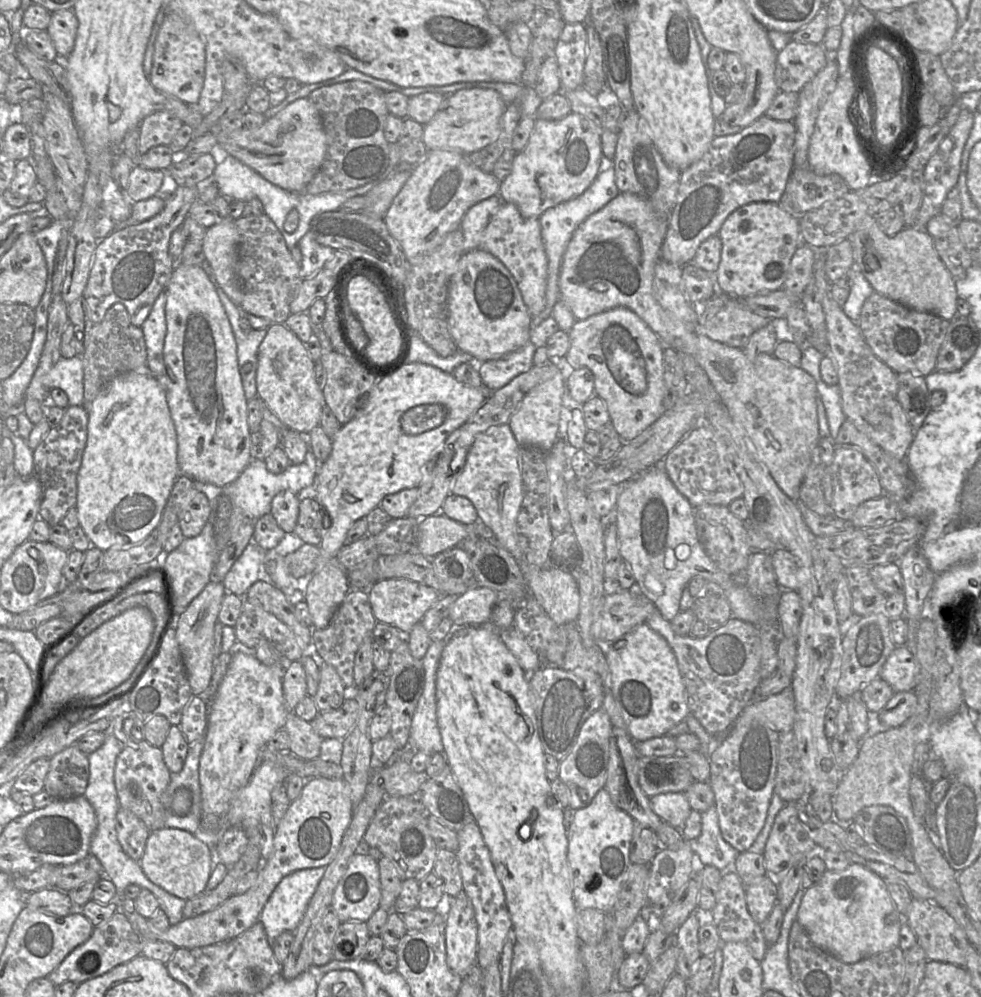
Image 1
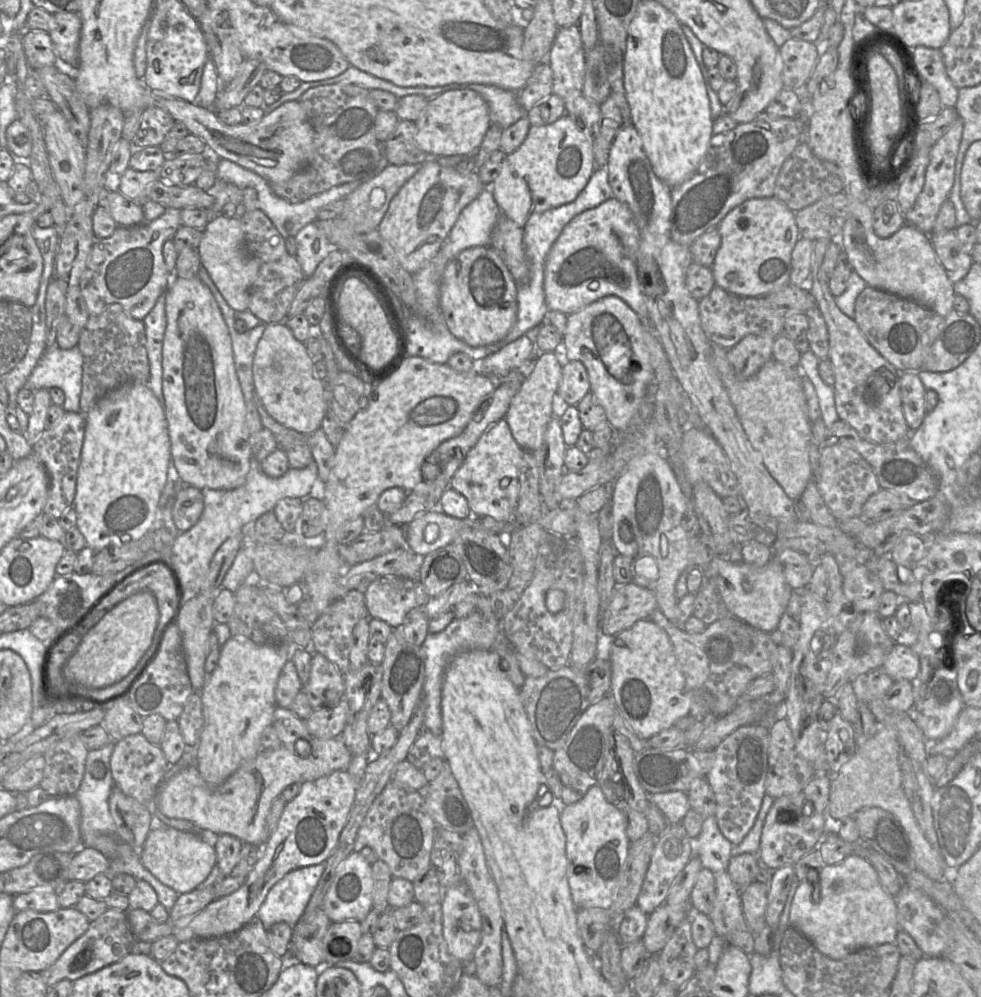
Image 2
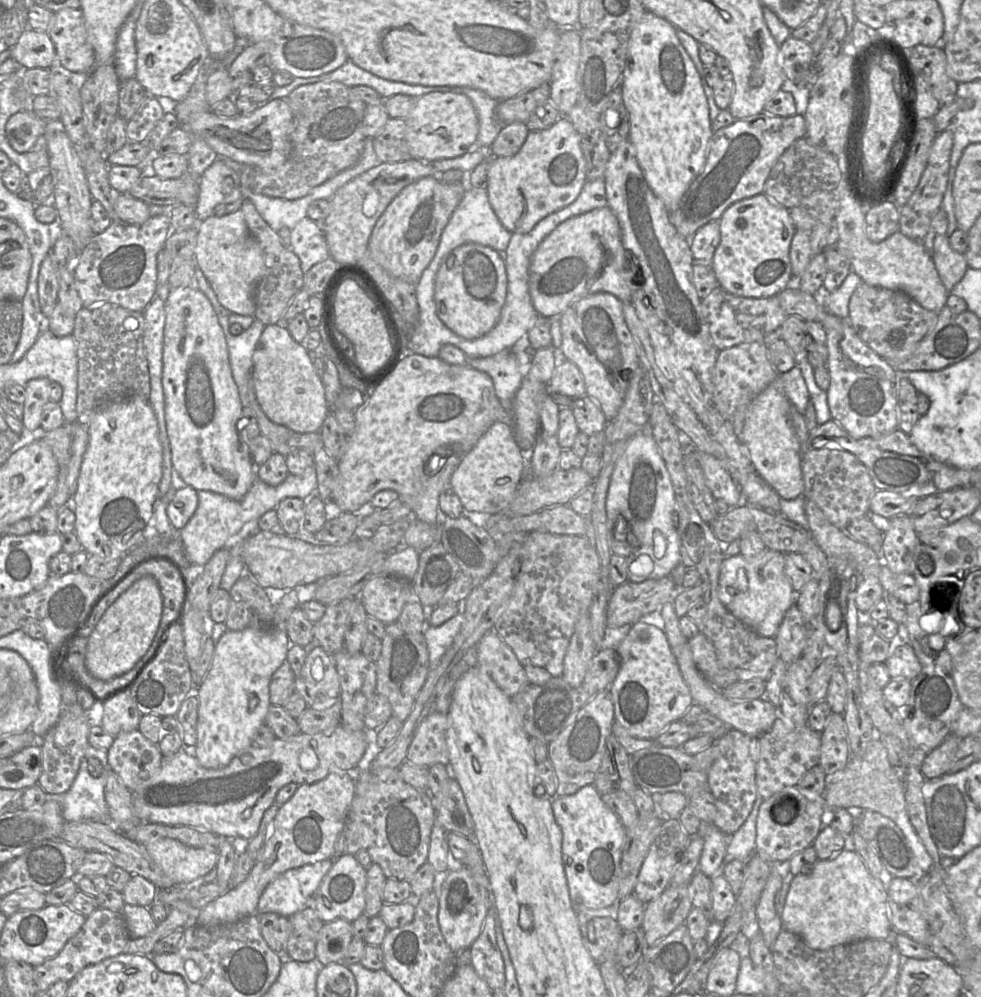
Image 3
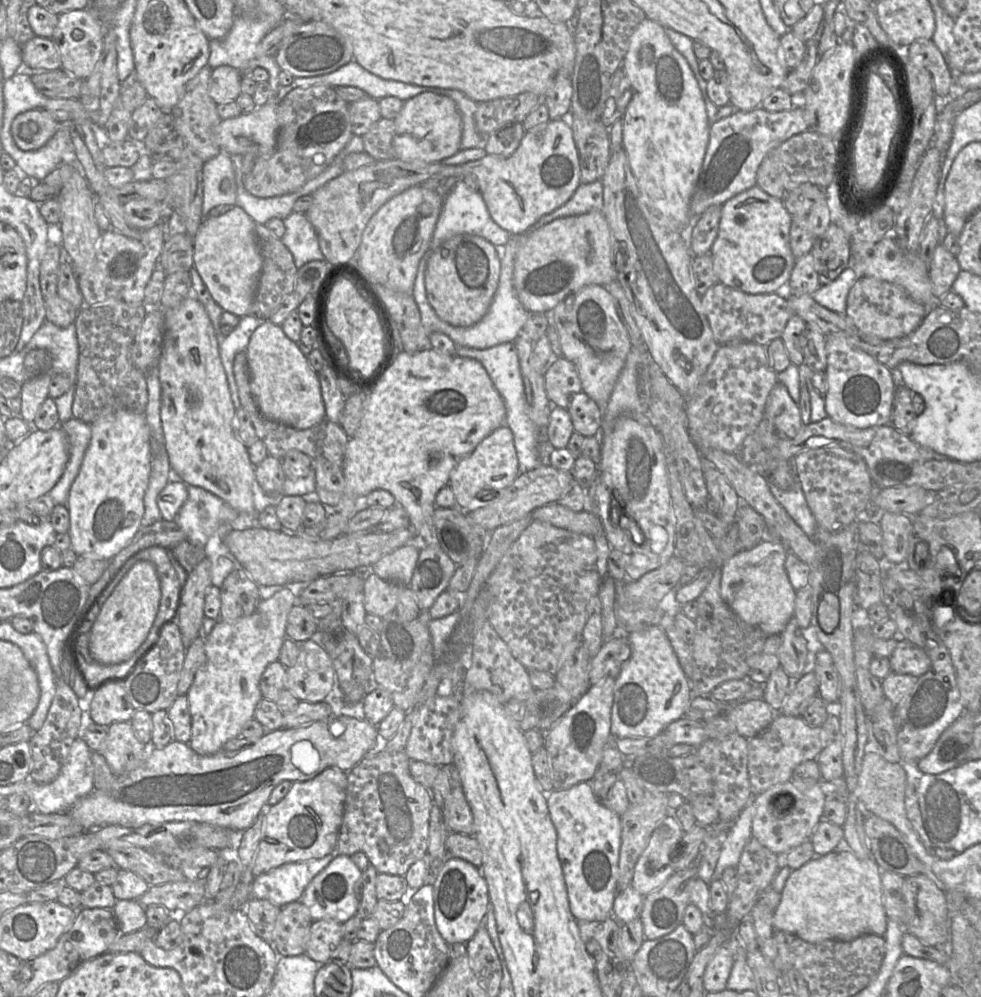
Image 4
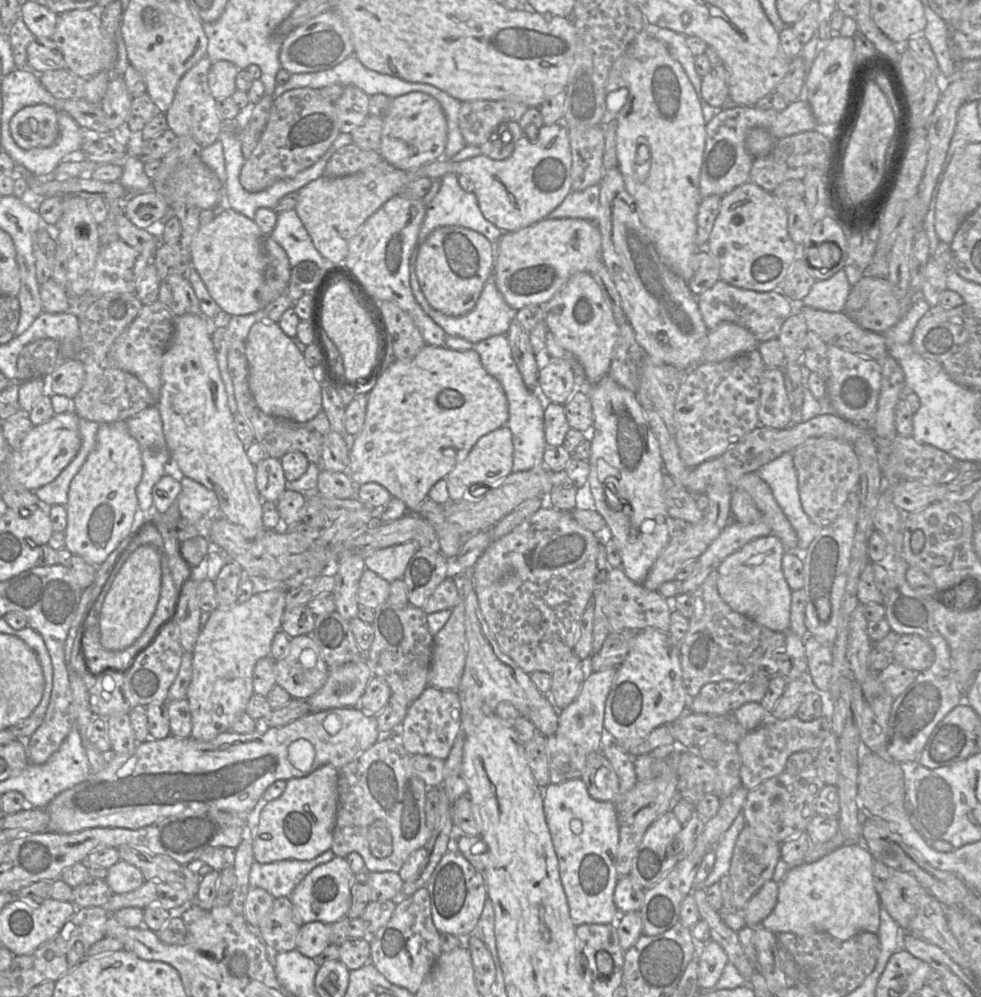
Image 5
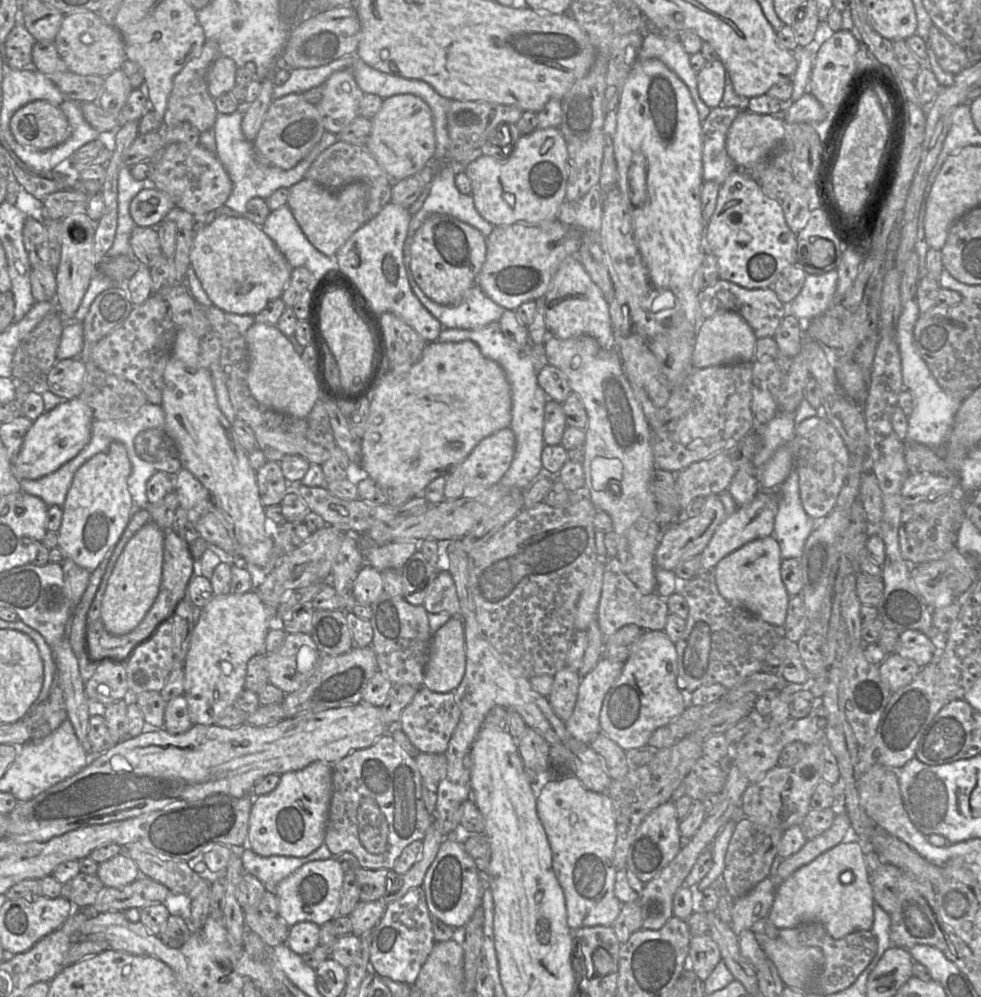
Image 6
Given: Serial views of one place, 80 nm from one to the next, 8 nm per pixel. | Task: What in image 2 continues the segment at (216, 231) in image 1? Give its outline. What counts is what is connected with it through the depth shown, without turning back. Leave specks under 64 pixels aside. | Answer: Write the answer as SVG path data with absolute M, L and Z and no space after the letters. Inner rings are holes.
M222 215L210 219L203 229L198 253L201 265L205 267L228 305L235 311L248 310L250 288L258 275L260 260L246 249L241 219Z

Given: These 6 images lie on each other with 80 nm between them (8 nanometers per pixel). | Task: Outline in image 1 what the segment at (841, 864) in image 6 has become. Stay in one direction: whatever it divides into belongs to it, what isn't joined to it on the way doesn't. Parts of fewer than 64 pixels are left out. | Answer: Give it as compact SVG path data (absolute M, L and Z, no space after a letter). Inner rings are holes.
M850 863L842 871L826 870L815 885L805 890L796 920L817 947L846 964L899 947L899 931L905 922L890 897L886 882L857 863Z

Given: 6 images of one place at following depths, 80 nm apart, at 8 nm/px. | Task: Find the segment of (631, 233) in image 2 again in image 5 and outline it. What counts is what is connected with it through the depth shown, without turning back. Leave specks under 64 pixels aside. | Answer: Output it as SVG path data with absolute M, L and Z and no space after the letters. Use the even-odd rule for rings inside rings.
M546 218L513 232L505 232L494 244L492 276L505 302L514 310L530 305L545 305L578 272L589 273L589 263L601 258L601 234L595 222L585 219Z

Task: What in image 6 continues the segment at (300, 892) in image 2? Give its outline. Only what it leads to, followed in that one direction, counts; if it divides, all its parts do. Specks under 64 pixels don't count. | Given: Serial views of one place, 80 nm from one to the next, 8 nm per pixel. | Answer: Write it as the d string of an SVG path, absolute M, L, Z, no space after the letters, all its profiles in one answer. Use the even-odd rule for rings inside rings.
M325 842L318 849L306 857L291 856L259 856L251 849L241 850L242 866L245 873L249 873L263 884L266 891L275 894L277 885L304 864L315 860L335 859Z

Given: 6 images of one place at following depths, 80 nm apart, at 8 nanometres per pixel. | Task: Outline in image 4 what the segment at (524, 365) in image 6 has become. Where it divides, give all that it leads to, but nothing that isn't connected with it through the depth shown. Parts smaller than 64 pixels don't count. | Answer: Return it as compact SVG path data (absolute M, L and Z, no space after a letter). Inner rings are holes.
M505 342L482 350L456 344L455 353L460 357L473 358L479 361L502 397L506 409L505 425L507 425L513 433L520 472L526 472L539 466L541 464L539 458L541 431L533 423L529 415L529 407L526 401L519 358L514 343Z

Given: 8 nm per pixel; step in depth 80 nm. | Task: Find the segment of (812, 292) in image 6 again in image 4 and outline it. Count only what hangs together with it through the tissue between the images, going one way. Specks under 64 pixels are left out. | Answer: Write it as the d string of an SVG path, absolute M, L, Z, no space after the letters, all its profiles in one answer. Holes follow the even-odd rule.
M846 268L833 282L820 287L811 295L821 306L838 314L846 314L847 296L858 279L856 271Z

